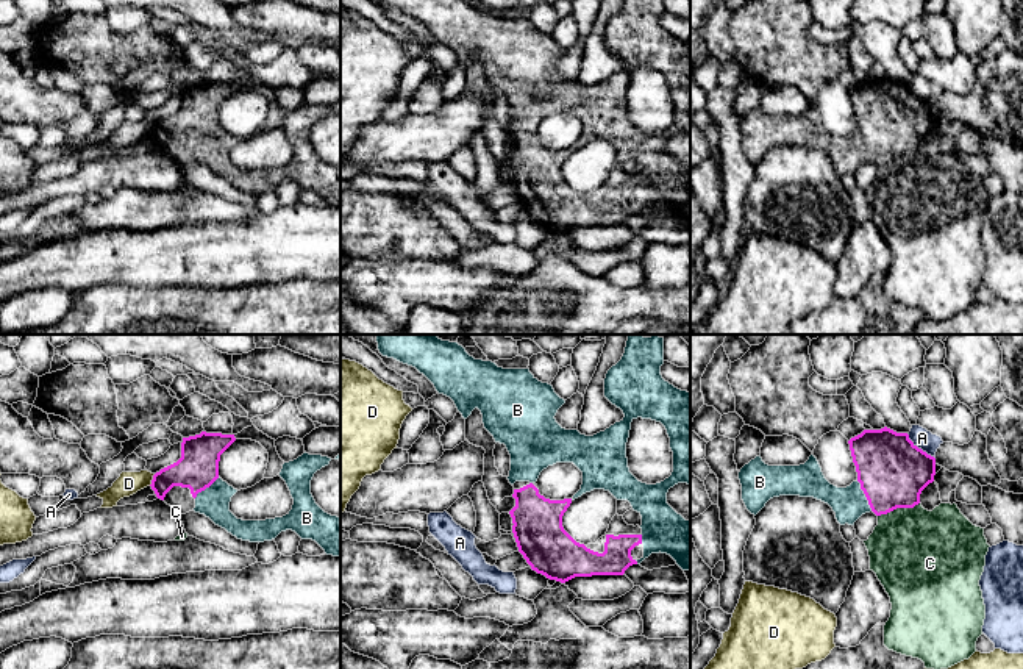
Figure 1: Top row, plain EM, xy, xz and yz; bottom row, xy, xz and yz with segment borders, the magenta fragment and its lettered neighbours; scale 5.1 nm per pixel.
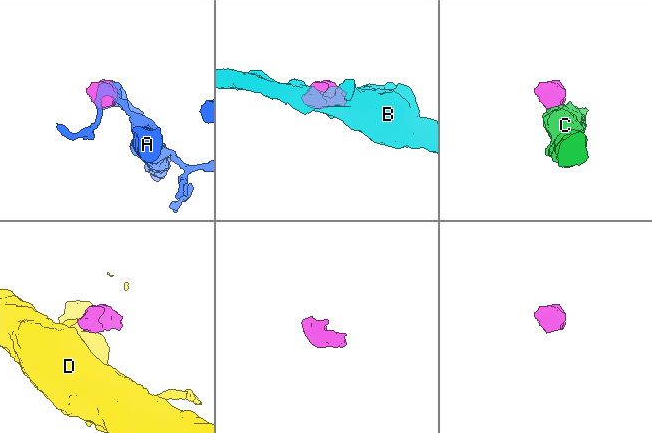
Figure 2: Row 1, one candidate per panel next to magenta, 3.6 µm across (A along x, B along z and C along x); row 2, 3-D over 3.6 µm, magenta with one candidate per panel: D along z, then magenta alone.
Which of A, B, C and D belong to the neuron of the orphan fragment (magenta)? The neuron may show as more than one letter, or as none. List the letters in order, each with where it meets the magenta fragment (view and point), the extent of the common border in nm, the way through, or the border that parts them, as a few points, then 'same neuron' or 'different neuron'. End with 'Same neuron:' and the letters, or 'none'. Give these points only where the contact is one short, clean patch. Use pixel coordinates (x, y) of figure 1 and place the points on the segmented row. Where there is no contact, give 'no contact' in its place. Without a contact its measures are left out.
A: yz (920, 449) | 200 nm | along yz (906, 433), (934, 458) | different neuron
B: yz (866, 496) | 180 nm | same neuron
C: yz (898, 507) | 220 nm | along yz (919, 502), (912, 507), (897, 507), (878, 516) | different neuron
D: xy (152, 480) | 70 nm | along xy (155, 474), (149, 485) | different neuron
Same neuron: B

